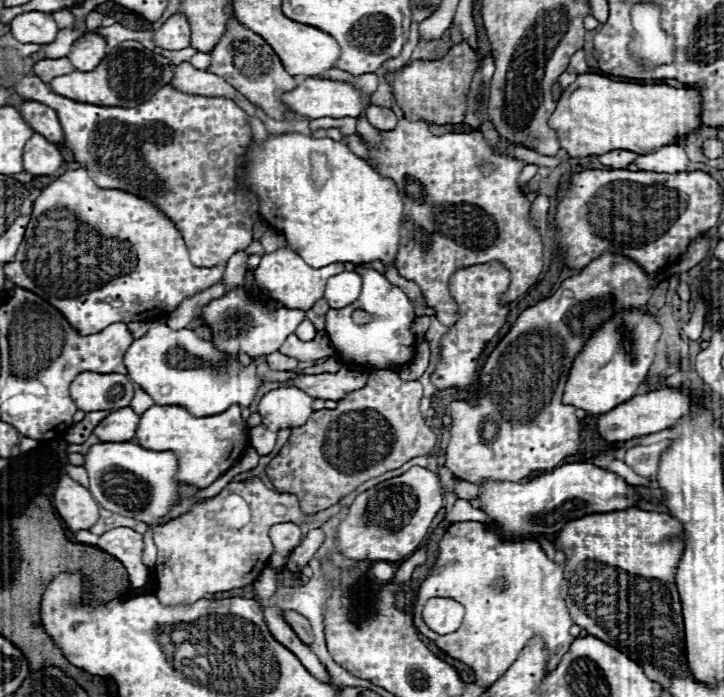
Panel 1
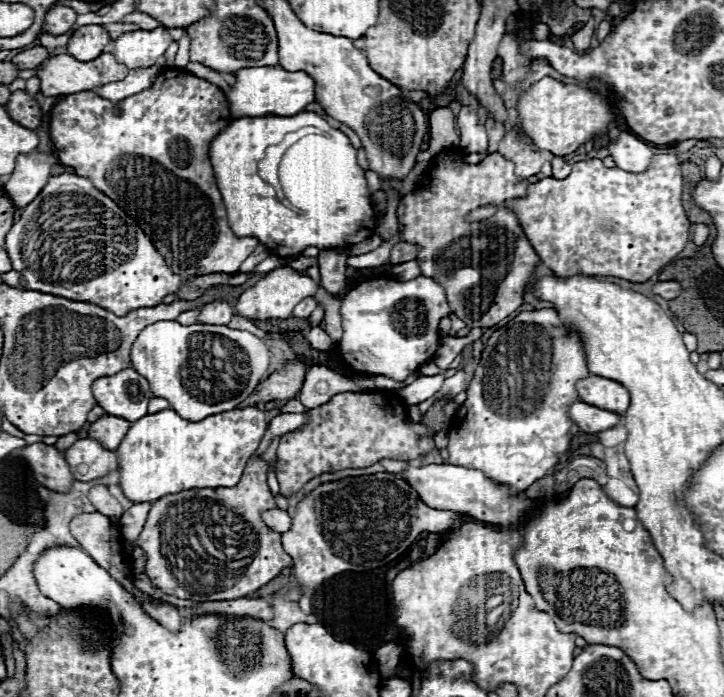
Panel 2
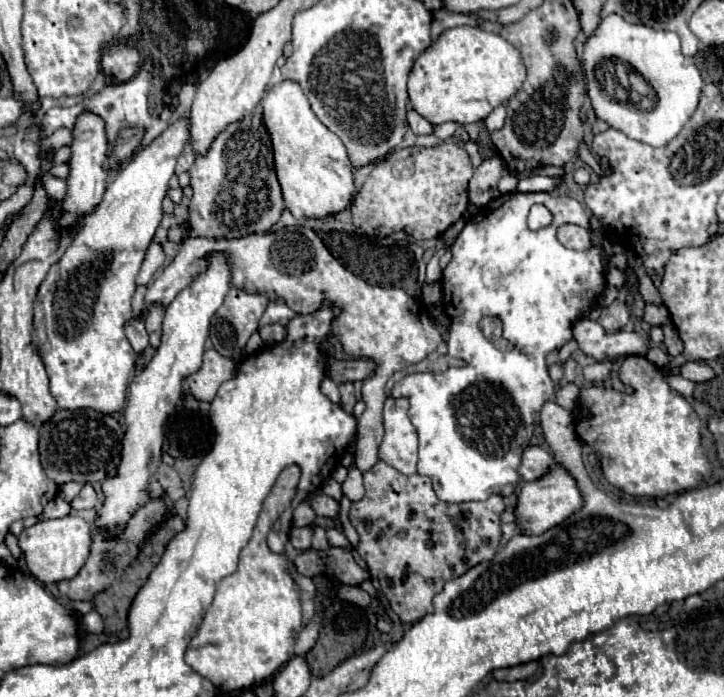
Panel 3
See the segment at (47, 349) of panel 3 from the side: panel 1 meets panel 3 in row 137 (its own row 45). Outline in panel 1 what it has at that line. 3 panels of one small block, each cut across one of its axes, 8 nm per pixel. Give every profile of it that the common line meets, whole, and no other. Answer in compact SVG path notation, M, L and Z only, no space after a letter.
M172 14L156 32L154 42L164 50L182 50L190 46L190 22L184 14Z

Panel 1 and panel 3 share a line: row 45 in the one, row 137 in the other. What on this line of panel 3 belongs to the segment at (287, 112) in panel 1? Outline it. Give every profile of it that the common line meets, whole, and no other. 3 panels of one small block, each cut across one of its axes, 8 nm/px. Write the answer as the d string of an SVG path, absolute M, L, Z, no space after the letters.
M258 114L246 116L240 122L230 124L224 132L216 136L206 156L198 156L190 168L190 186L194 190L194 196L188 206L188 222L184 226L172 226L168 230L168 238L172 242L184 242L190 238L244 238L256 232L268 232L282 216L284 200L280 192L280 184L276 180L274 172L274 158L272 158L272 146L268 132L262 124L262 118Z

